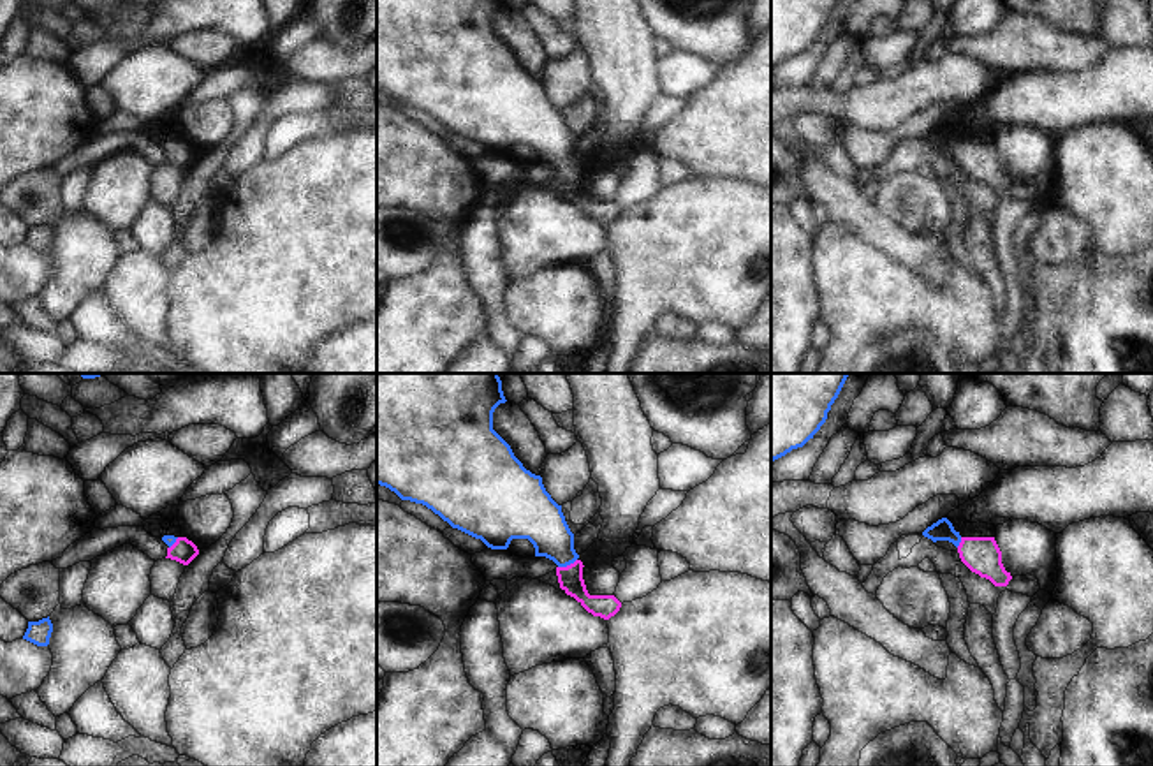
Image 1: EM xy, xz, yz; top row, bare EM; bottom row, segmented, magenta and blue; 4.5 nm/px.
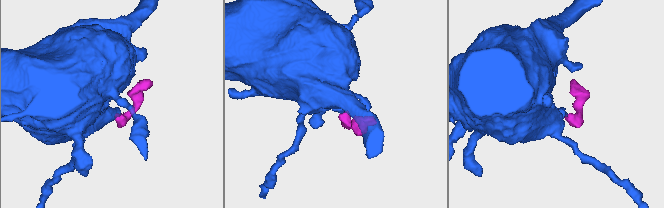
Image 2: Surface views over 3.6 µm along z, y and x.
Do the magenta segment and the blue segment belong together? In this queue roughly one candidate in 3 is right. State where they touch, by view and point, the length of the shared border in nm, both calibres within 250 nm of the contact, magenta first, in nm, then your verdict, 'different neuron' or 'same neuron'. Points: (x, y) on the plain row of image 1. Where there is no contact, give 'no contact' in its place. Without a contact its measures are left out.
xz (567, 171) | 100 nm | 110/200 nm | same neuron

